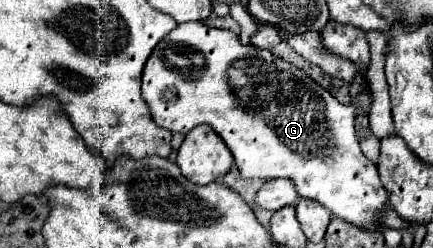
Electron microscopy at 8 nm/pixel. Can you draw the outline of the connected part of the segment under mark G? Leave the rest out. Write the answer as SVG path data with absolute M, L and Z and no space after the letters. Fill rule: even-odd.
M186 22L186 24L178 24L168 36L164 36L158 46L154 48L154 52L150 54L146 66L144 66L144 74L142 74L142 96L144 100L148 102L150 106L150 112L152 112L152 118L154 122L160 126L160 128L166 128L170 132L190 132L194 126L200 126L200 124L208 124L212 126L220 136L222 140L226 142L226 146L230 148L234 160L236 160L236 166L240 170L240 174L244 178L288 178L292 180L298 196L302 198L312 198L312 200L318 200L322 206L326 206L334 216L338 218L344 218L346 222L354 224L354 226L360 226L364 230L370 230L370 232L382 232L378 228L378 218L380 218L380 212L382 208L386 206L388 202L388 192L386 188L382 186L380 182L380 176L378 176L378 168L376 164L372 164L360 150L360 144L356 140L356 134L354 134L354 106L344 106L340 104L328 90L324 90L320 84L316 84L312 78L306 76L304 70L296 68L294 64L282 60L282 58L276 58L270 50L258 50L254 48L252 44L246 44L242 46L240 38L232 32L232 30L222 30L222 28L212 28L212 26L206 26L204 22Z

